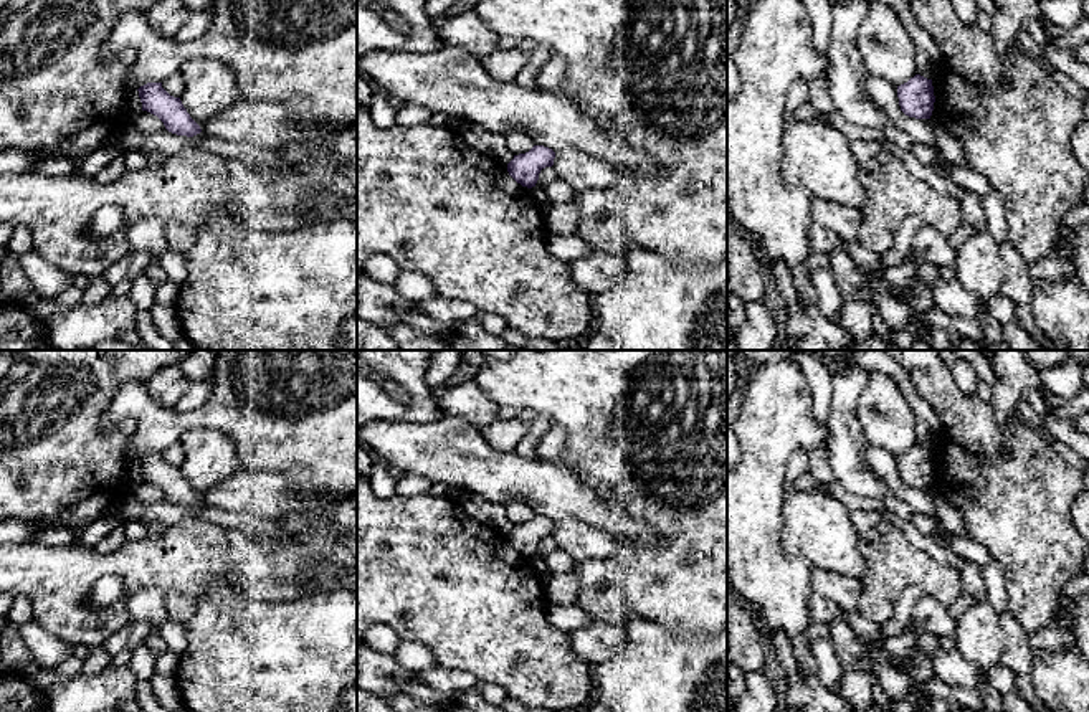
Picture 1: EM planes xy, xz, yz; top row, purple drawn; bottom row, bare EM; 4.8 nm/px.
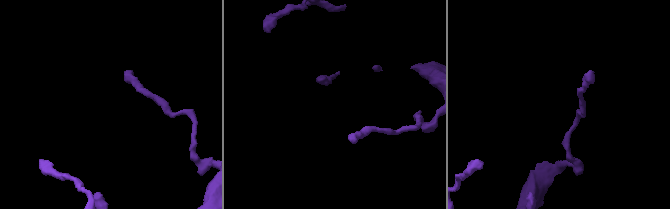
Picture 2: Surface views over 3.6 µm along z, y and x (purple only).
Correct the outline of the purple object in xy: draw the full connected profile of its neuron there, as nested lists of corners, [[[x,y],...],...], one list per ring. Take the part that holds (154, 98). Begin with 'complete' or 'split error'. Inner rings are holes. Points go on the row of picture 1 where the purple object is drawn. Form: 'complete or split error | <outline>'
complete | [[[147,83],[137,91],[142,102],[142,111],[157,116],[169,132],[187,137],[193,137],[202,132],[200,126],[183,107],[180,97],[170,96],[162,88],[162,83]]]

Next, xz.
complete | [[[534,145],[529,152],[514,155],[507,164],[509,175],[522,187],[532,188],[539,180],[539,173],[545,167],[552,167],[555,152],[544,145]]]

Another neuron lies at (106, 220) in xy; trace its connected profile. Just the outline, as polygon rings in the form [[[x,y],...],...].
[[[106,205],[99,208],[88,226],[88,235],[91,238],[107,238],[124,223],[124,213],[116,205]]]

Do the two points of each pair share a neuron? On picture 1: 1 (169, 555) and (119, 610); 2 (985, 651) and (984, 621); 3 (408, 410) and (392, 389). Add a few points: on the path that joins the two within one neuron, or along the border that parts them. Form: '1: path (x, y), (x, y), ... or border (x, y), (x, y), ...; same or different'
1: path (154, 565), (128, 595); same
2: path (984, 645), (984, 628); same
3: border (374, 370), (394, 380), (407, 398); different

